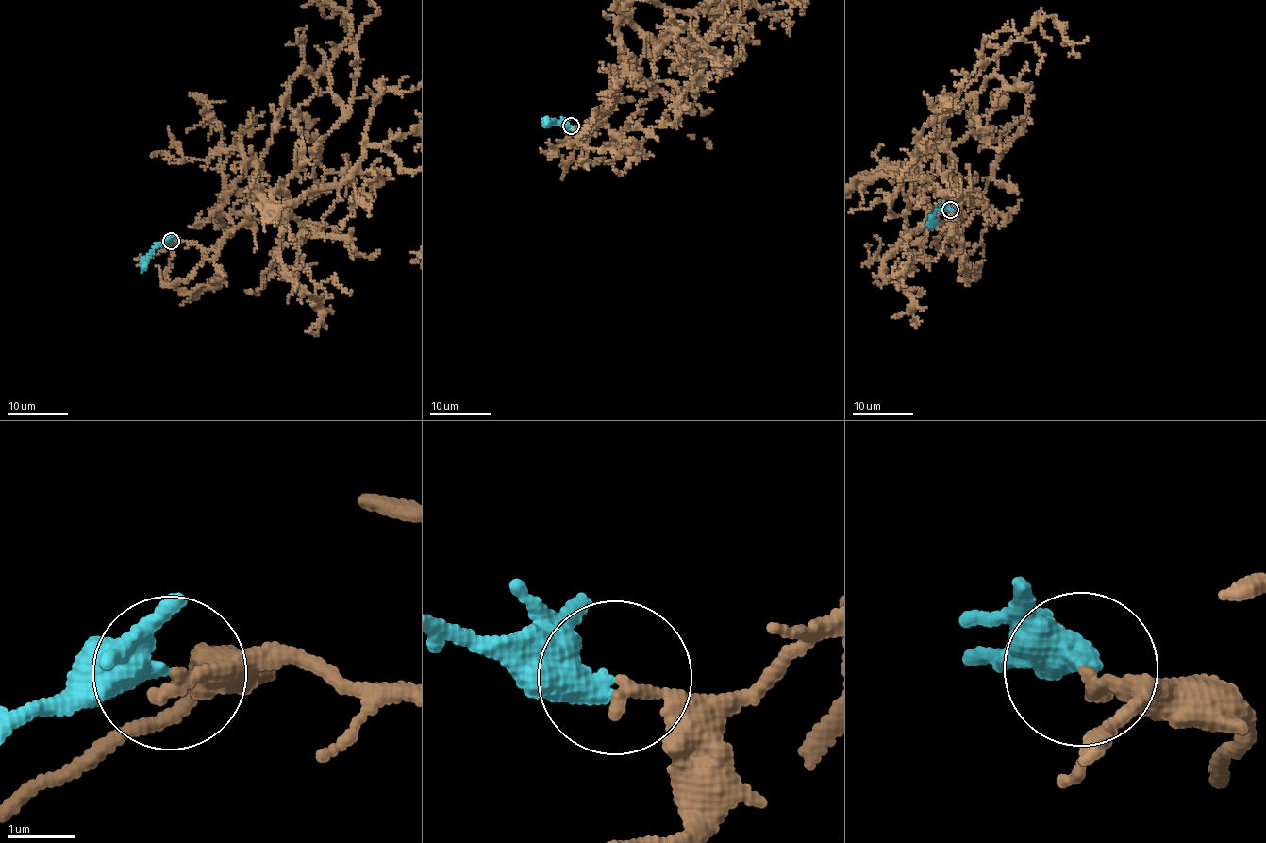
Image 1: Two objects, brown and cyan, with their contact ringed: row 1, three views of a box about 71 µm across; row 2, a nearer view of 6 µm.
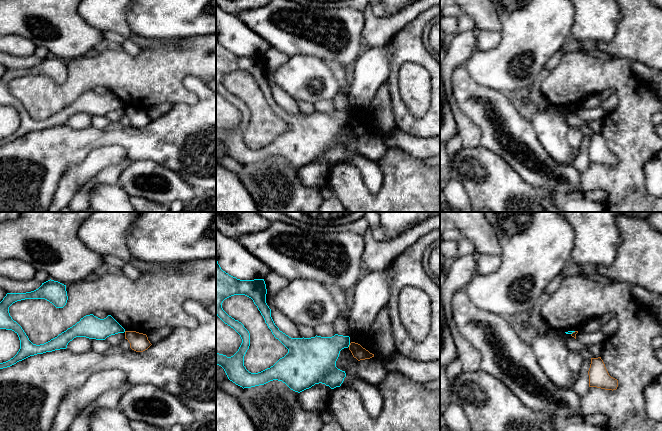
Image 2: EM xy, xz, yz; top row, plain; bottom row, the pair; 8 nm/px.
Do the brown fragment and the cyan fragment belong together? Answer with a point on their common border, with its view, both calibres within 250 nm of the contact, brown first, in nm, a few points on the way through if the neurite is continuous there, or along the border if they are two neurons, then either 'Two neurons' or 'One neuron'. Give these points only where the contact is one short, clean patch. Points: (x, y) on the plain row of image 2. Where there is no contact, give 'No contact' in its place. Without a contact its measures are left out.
Touches brown at xz (349, 121). Thickness 110 nm (brown) against 280 nm. Boundary: xz (350, 119), (348, 122). Two neurons

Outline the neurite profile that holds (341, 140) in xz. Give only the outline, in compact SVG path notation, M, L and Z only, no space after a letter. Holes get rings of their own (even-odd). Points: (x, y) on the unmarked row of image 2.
M339 132L336 137L336 143L342 147L345 147L346 142L352 138L358 138L358 136L351 132L347 137L345 137L341 132Z

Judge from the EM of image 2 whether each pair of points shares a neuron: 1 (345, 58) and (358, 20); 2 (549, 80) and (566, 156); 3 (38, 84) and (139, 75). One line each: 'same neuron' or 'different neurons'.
1: same neuron
2: different neurons
3: same neuron

